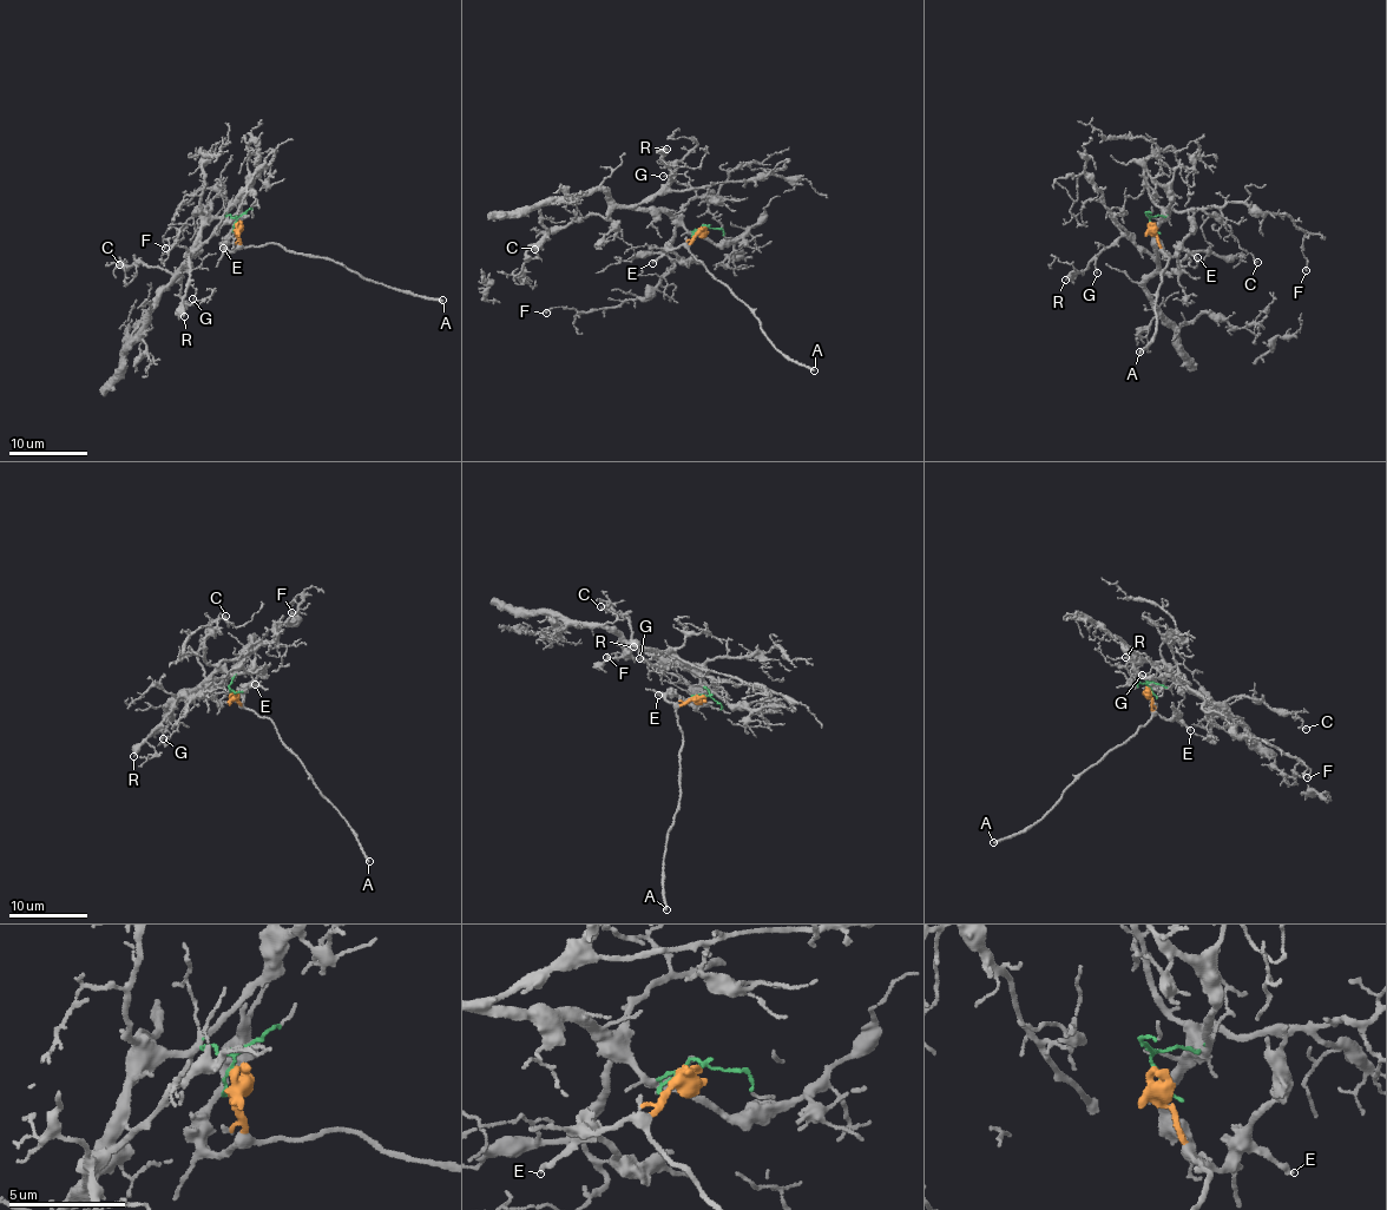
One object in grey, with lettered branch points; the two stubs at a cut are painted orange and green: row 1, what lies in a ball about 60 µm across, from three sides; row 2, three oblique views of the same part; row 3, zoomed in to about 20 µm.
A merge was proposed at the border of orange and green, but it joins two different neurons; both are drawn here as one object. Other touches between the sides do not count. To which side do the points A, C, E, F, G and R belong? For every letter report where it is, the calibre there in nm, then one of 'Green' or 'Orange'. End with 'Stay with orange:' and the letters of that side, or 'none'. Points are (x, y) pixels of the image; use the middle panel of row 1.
A: Place: (814, 370). Thickness 280 nm. Orange
C: Place: (534, 249). Thickness 100 nm. Green
E: Place: (652, 263). Thickness 220 nm. Orange
F: Place: (546, 313). Thickness 100 nm. Green
G: Place: (663, 176). Thickness 110 nm. Green
R: Place: (666, 149). Thickness 420 nm. Green
Stay with orange: A, E

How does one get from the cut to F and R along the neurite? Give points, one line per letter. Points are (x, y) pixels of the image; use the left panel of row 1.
F: (235, 223), (208, 212), (211, 198), (225, 192), (222, 181), (184, 202), (163, 237), (165, 248)
R: (235, 223), (212, 217), (198, 237), (196, 256), (181, 270), (188, 257), (184, 316)

